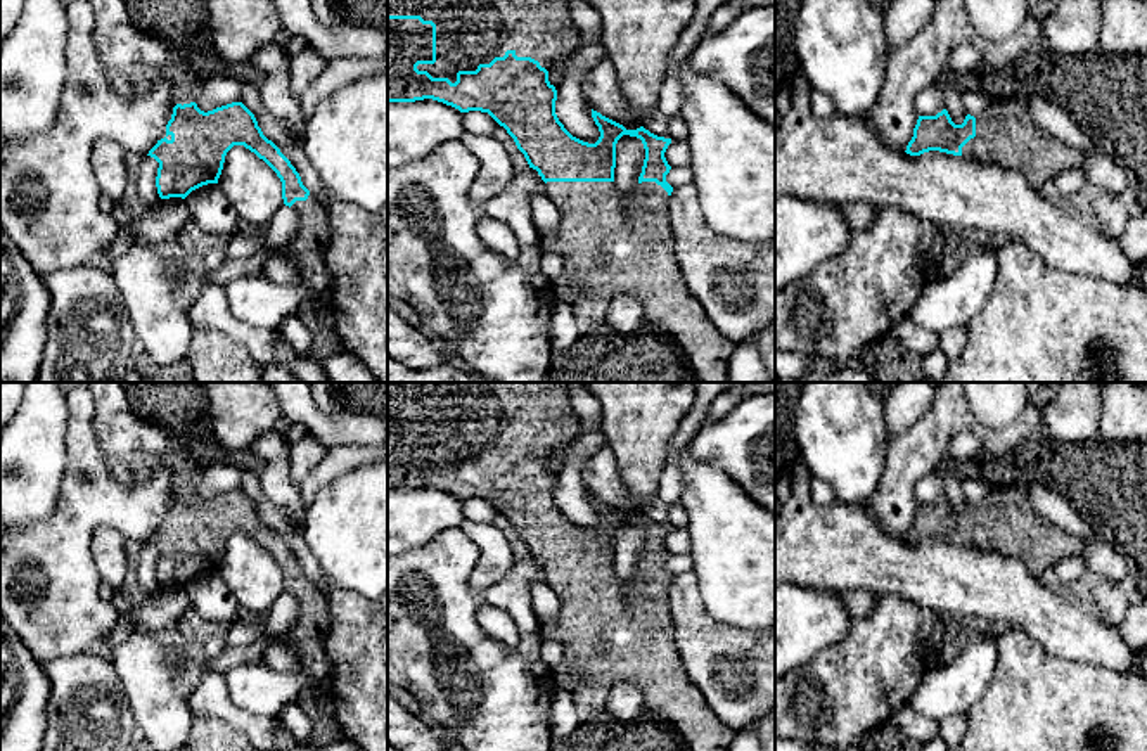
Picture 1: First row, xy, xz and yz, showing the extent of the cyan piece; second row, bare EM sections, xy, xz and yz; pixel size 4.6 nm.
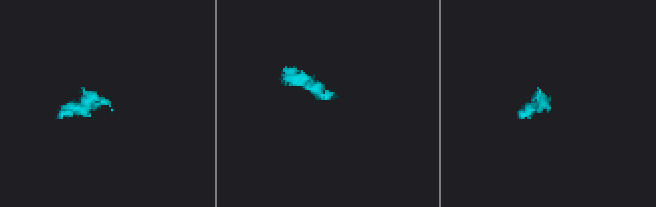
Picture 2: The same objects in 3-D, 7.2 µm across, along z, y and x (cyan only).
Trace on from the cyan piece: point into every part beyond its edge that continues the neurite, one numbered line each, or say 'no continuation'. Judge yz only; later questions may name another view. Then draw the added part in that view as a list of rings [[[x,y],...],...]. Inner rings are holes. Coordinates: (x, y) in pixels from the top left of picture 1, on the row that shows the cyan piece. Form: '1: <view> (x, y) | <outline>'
1: yz (1006, 134) | [[[1017,97],[991,99],[990,109],[976,116],[976,137],[962,147],[962,154],[1019,171],[1038,192],[1059,173],[1083,168],[1086,161],[1083,151],[1041,128]]]

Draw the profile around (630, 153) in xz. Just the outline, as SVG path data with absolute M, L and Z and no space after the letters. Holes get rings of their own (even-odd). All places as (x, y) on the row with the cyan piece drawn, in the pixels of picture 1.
M623 135L616 144L614 185L623 196L630 196L638 187L645 149L640 138Z

